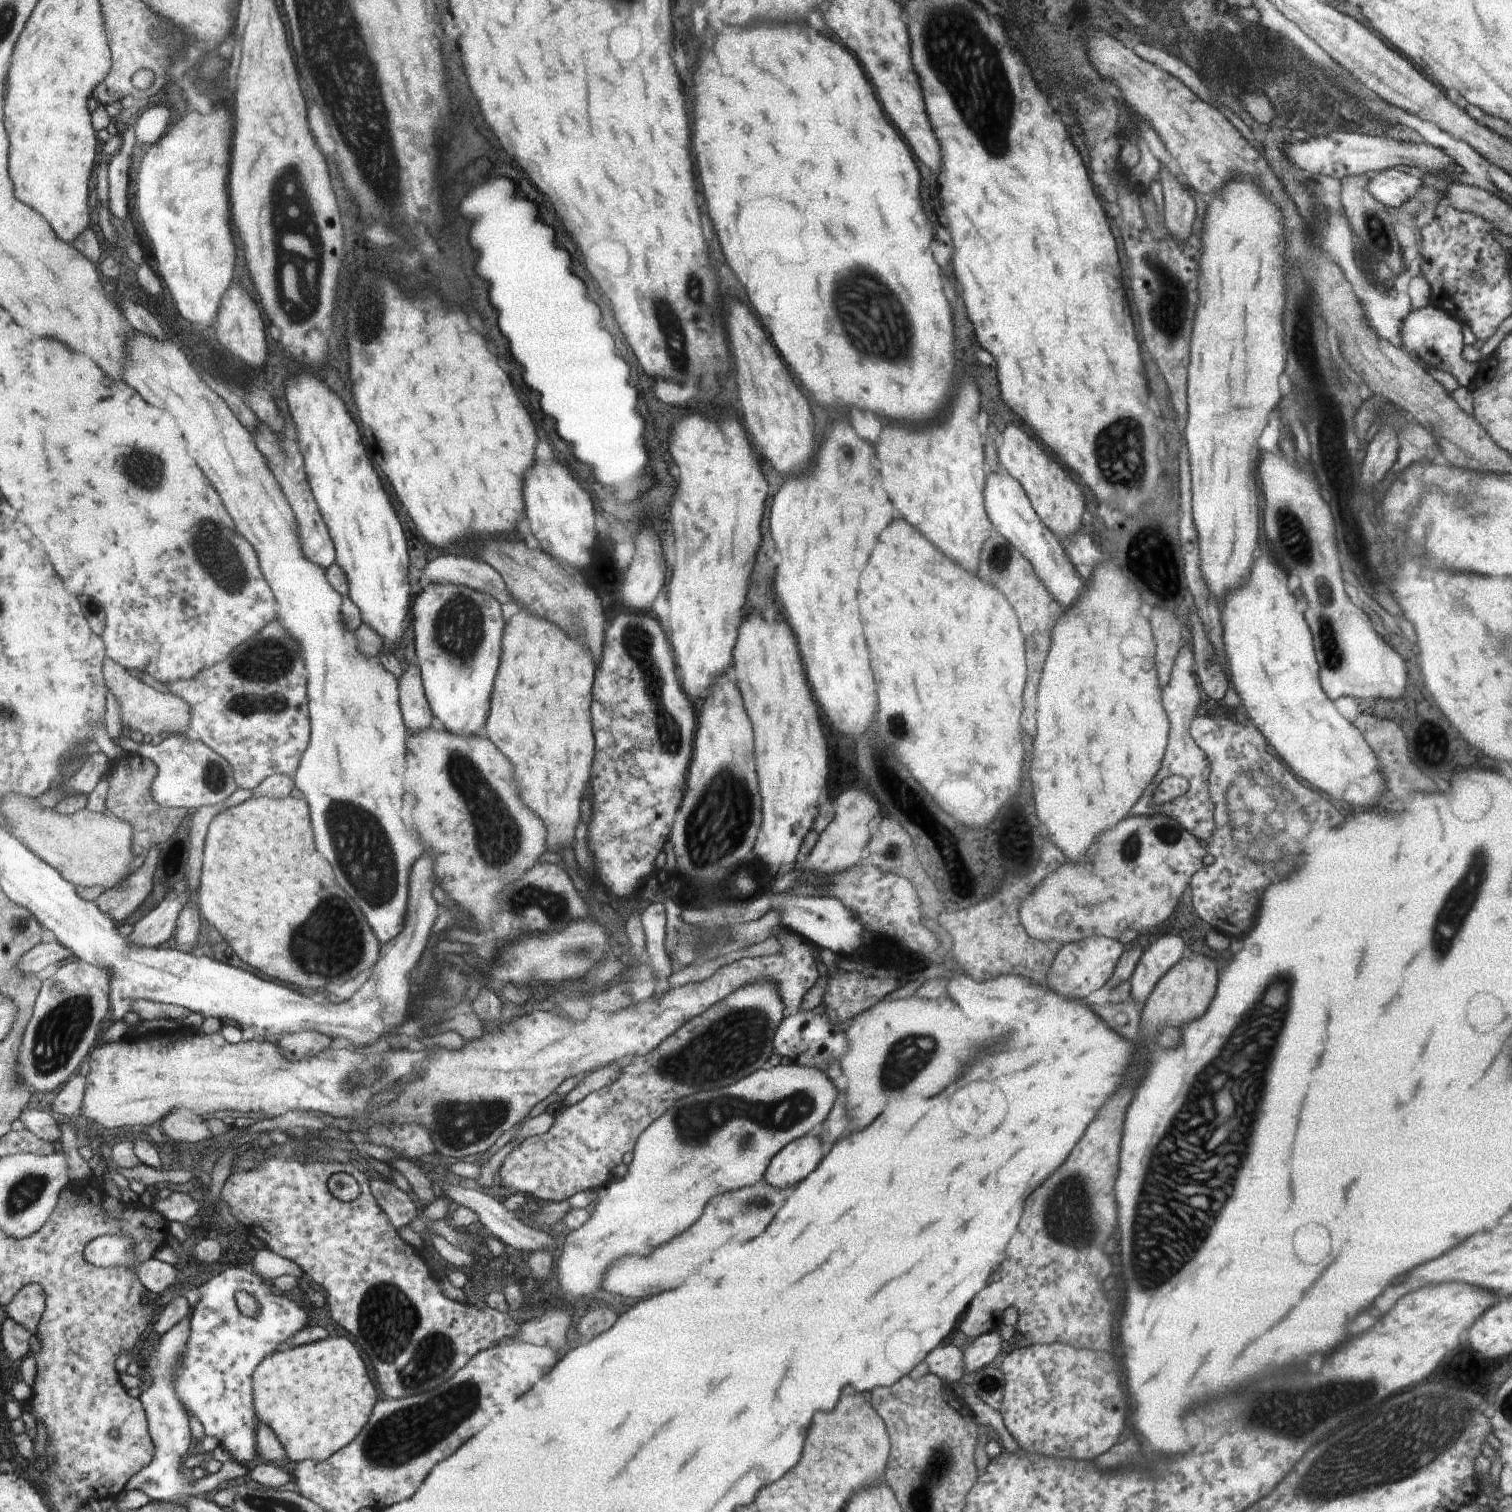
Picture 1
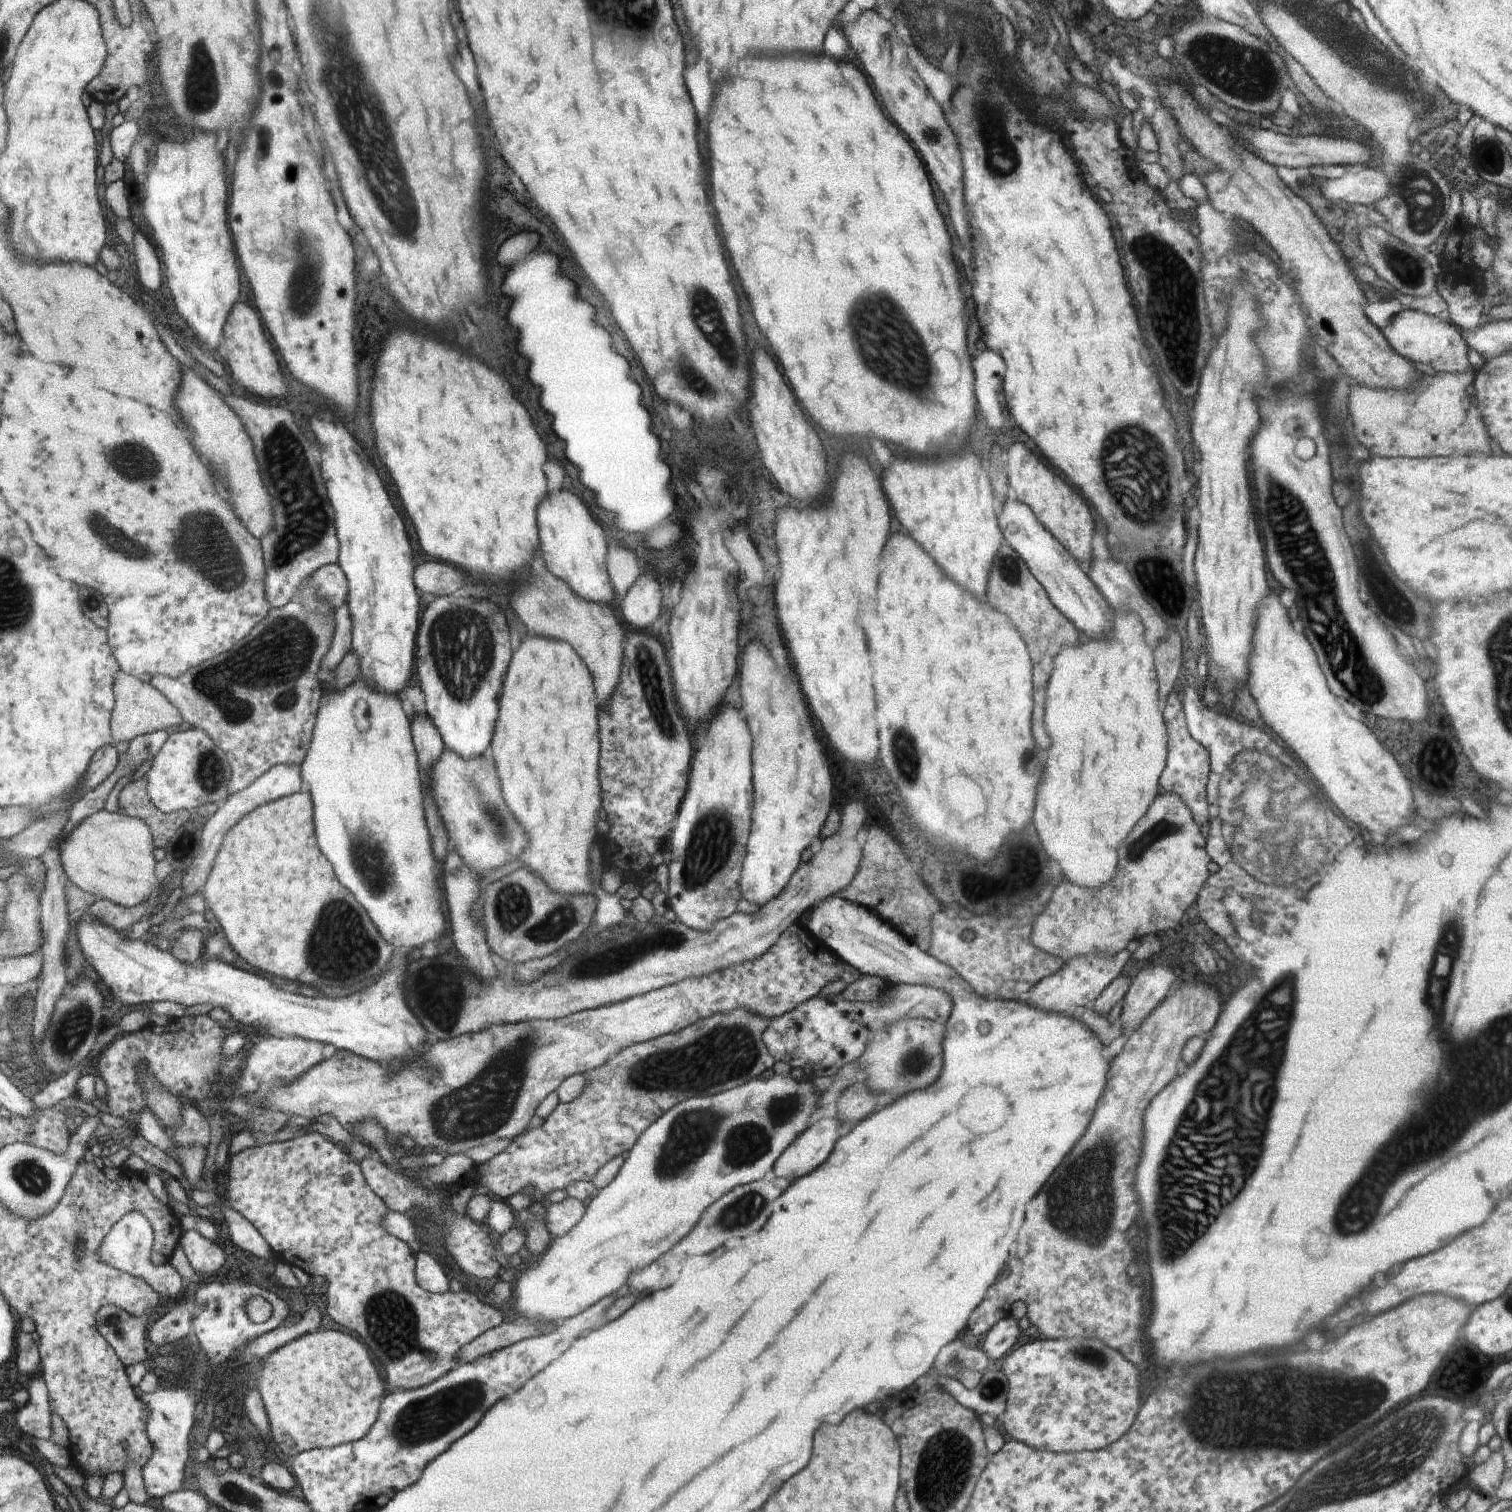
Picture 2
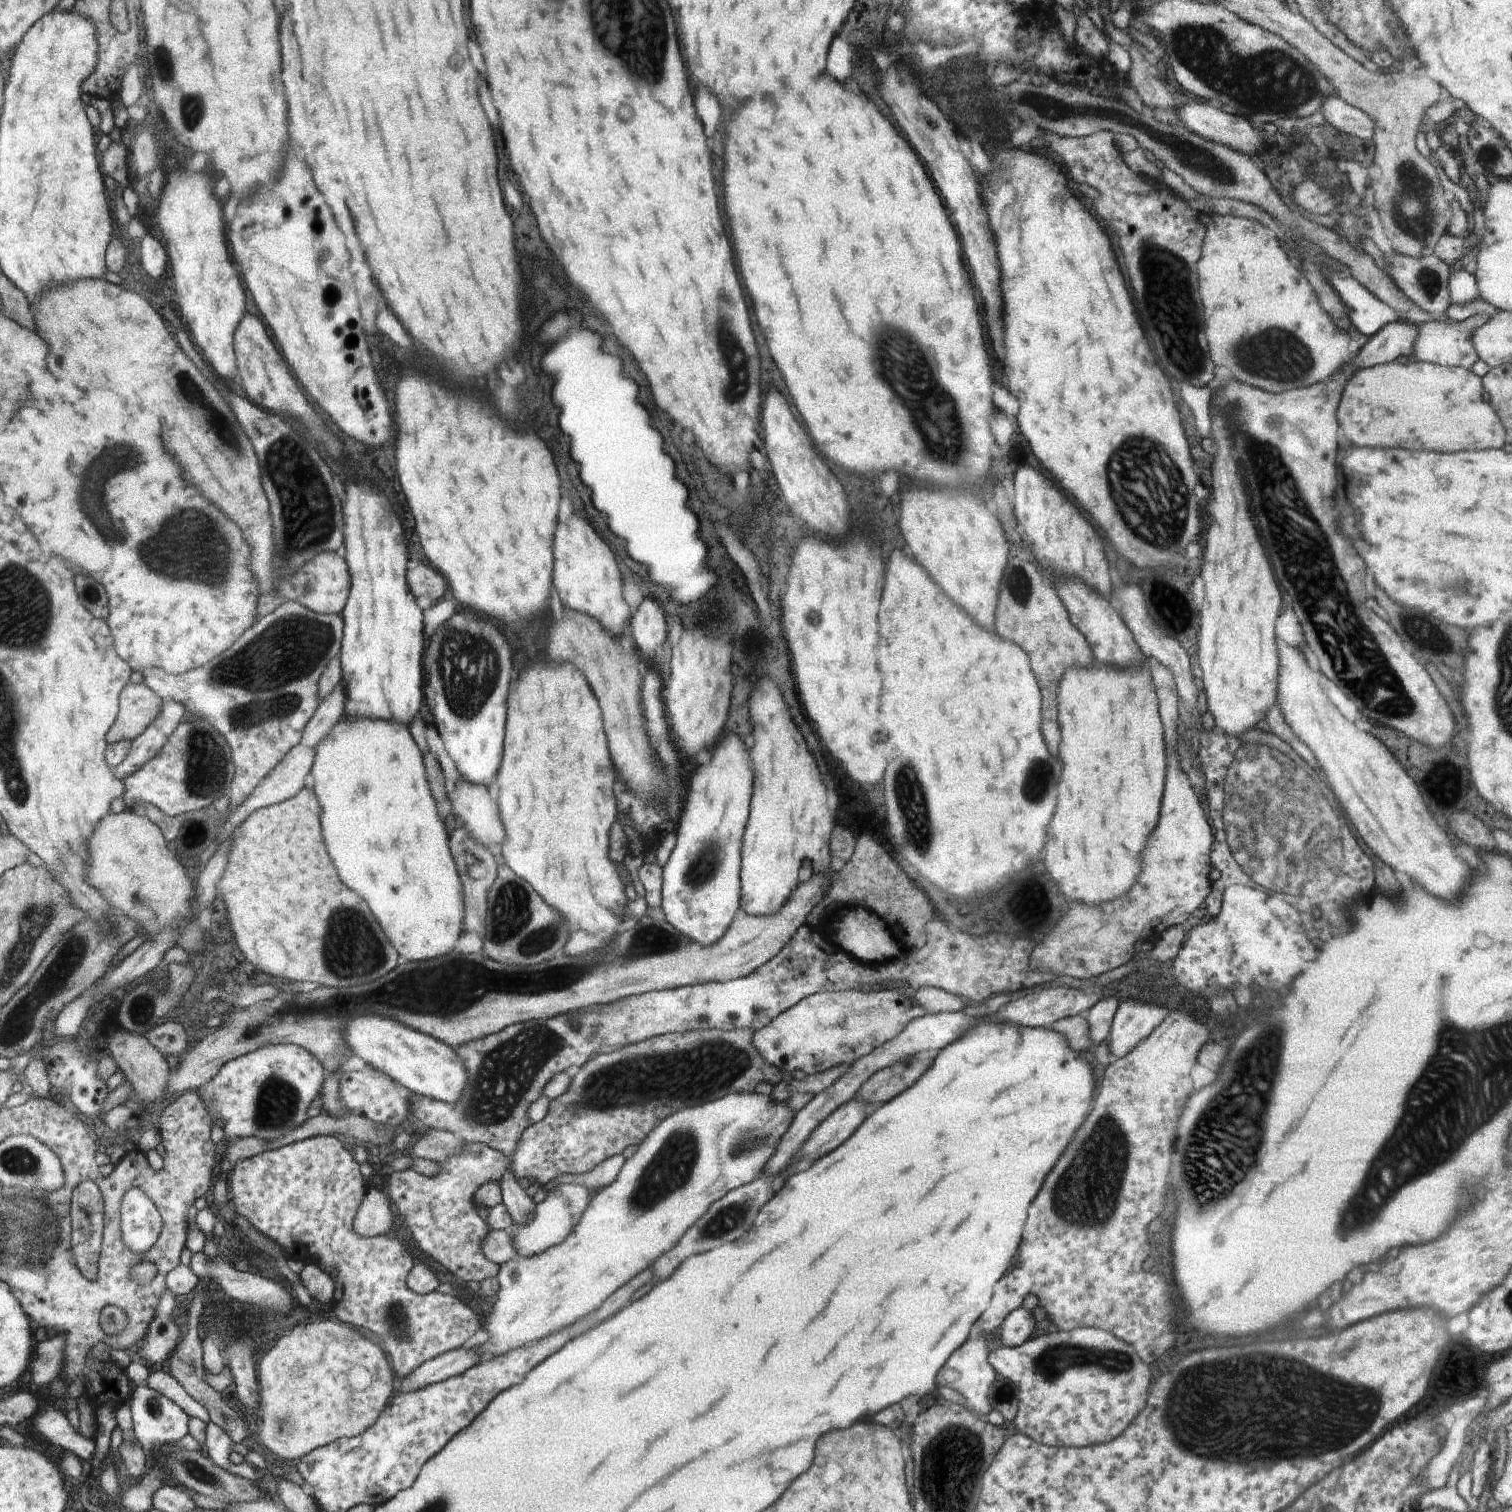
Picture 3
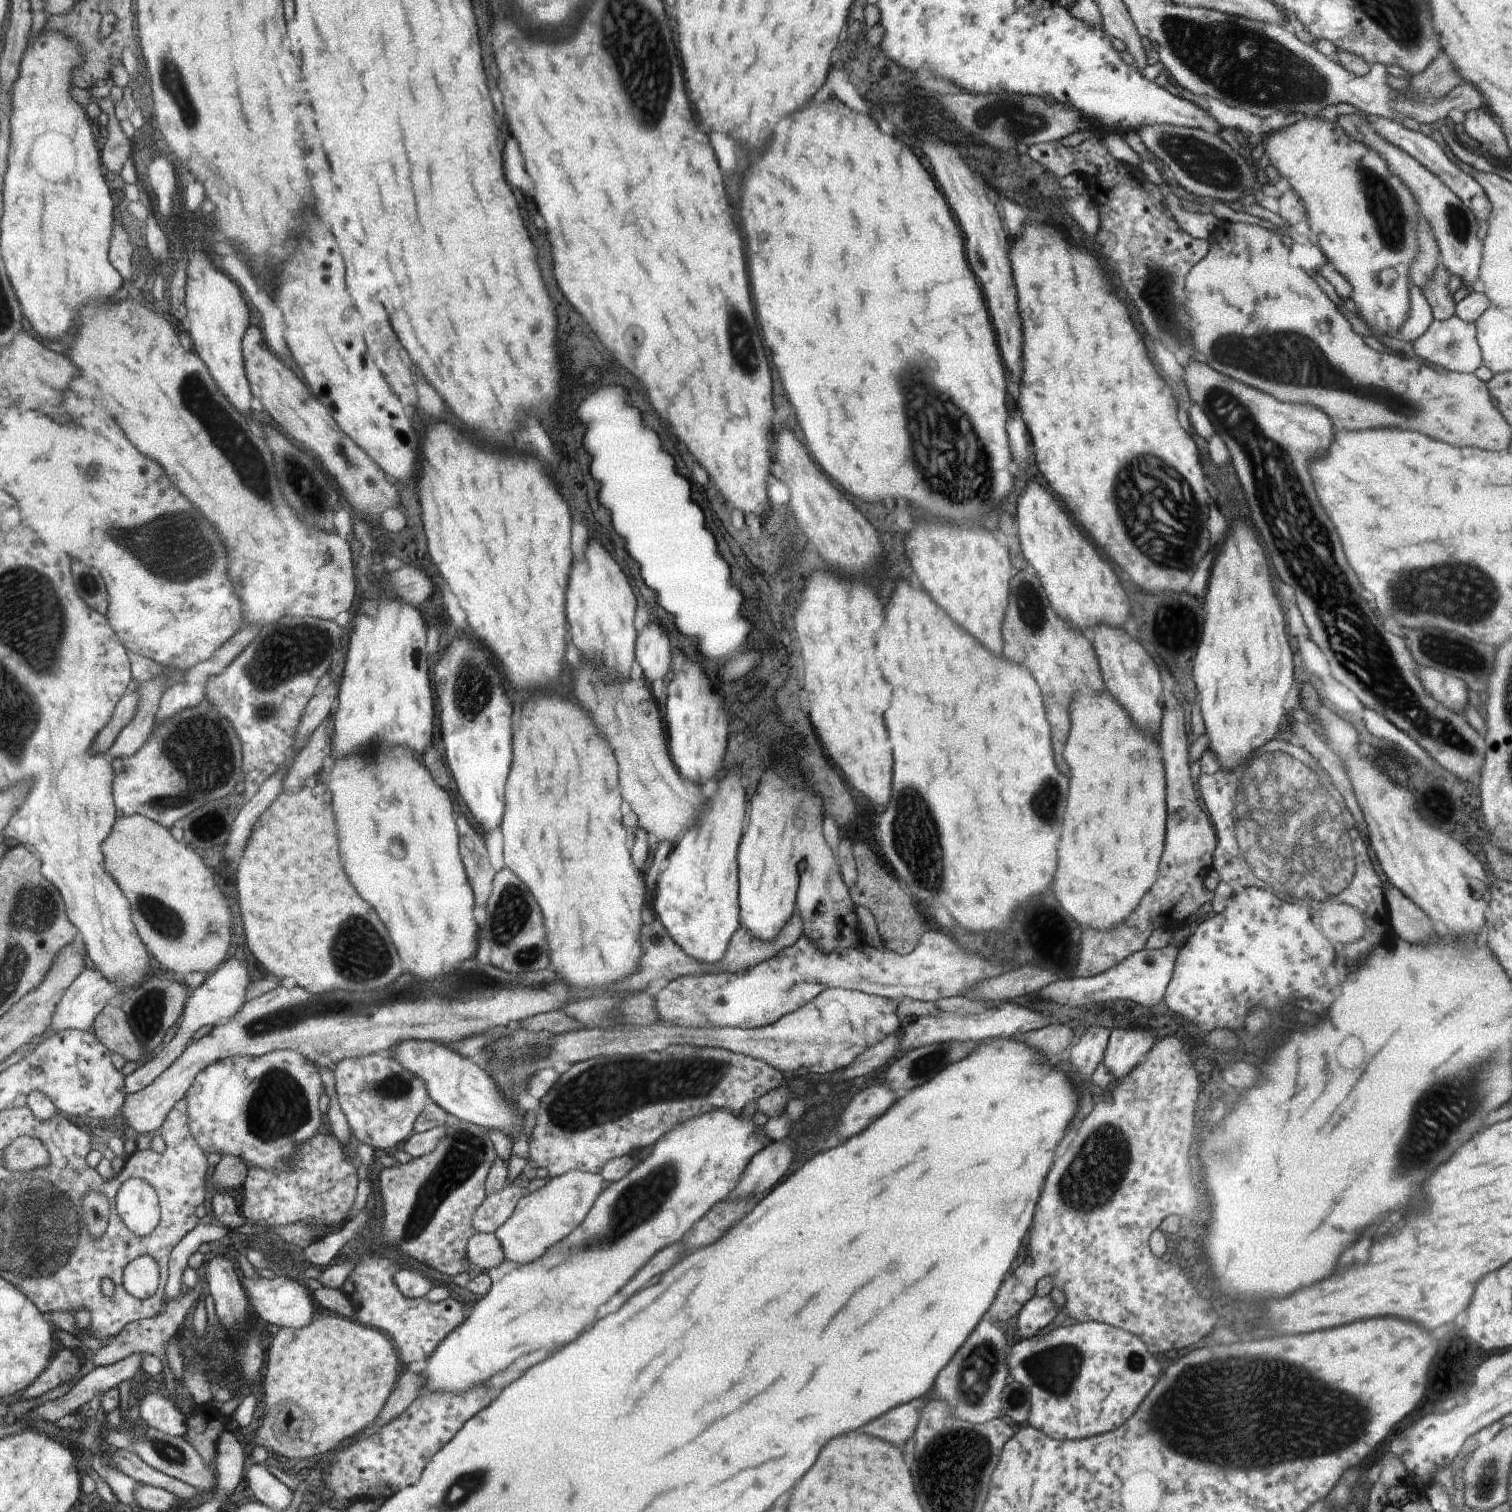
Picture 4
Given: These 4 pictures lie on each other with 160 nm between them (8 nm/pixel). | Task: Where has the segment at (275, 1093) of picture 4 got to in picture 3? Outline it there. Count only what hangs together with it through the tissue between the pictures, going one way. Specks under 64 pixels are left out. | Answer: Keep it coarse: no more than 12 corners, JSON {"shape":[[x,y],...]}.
{"shape":[[286,1043],[221,1066],[197,1089],[230,1138],[274,1141],[324,1086]]}

